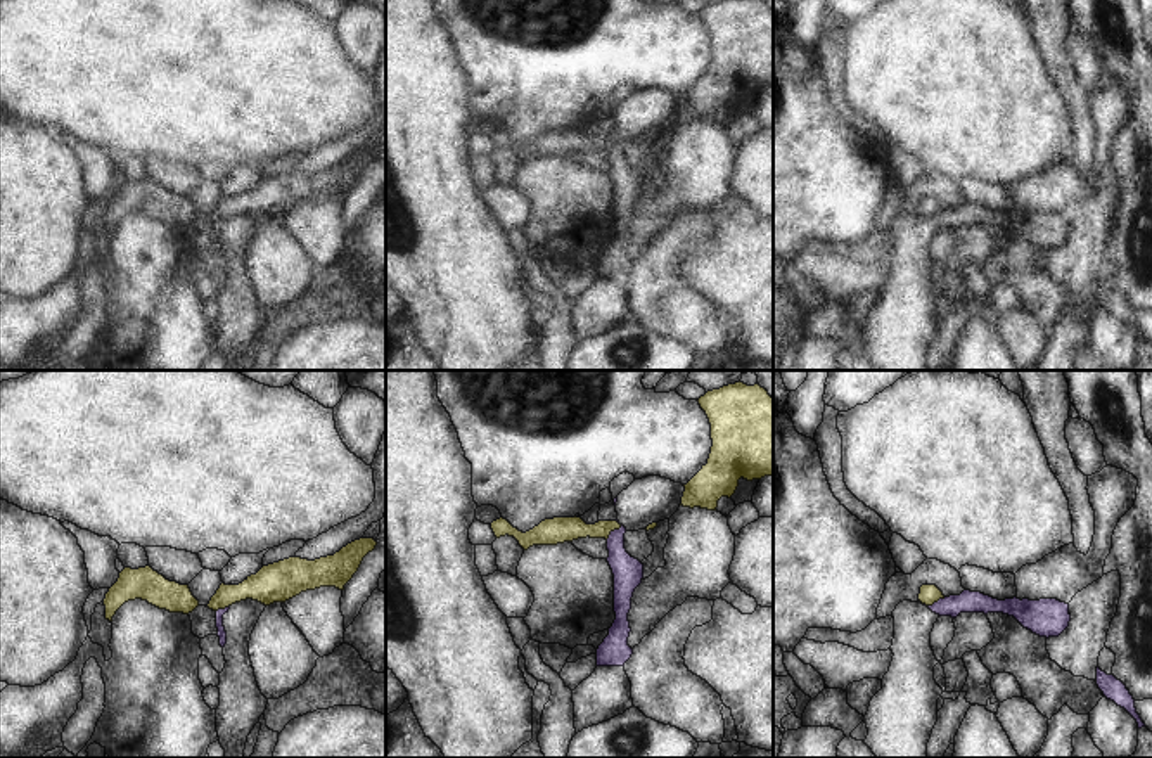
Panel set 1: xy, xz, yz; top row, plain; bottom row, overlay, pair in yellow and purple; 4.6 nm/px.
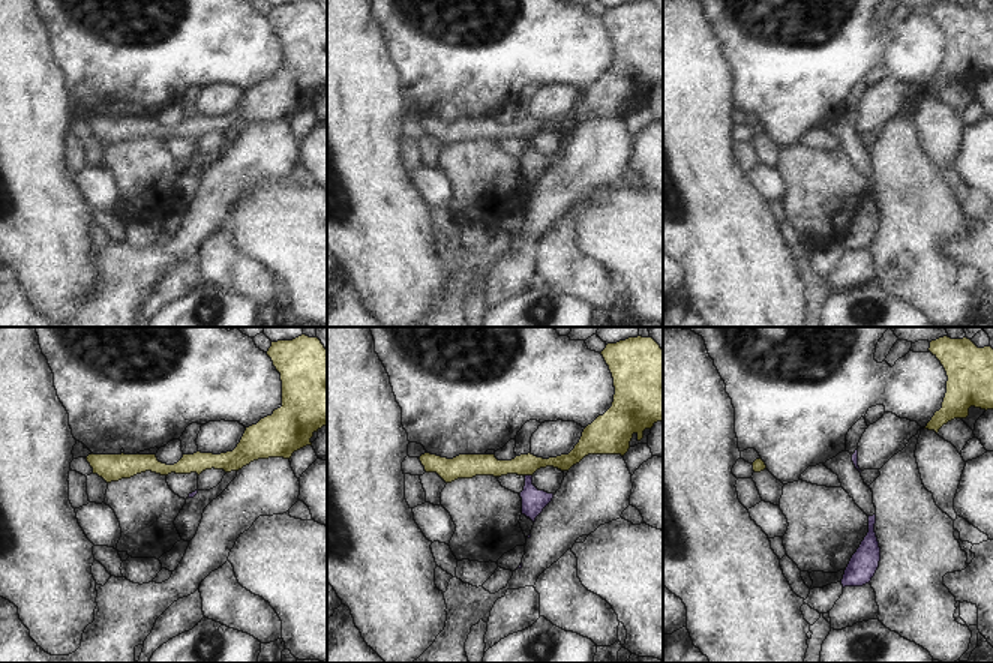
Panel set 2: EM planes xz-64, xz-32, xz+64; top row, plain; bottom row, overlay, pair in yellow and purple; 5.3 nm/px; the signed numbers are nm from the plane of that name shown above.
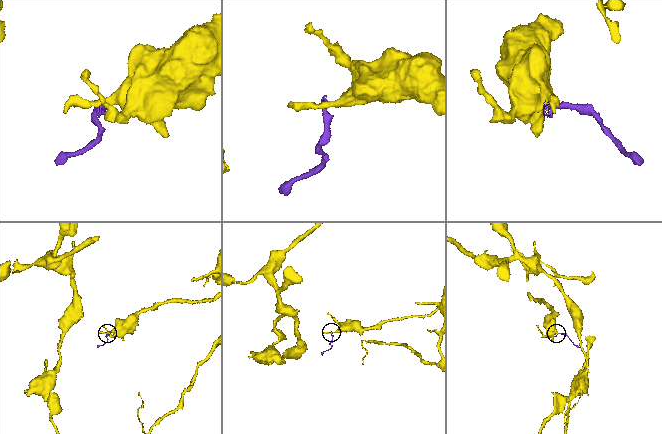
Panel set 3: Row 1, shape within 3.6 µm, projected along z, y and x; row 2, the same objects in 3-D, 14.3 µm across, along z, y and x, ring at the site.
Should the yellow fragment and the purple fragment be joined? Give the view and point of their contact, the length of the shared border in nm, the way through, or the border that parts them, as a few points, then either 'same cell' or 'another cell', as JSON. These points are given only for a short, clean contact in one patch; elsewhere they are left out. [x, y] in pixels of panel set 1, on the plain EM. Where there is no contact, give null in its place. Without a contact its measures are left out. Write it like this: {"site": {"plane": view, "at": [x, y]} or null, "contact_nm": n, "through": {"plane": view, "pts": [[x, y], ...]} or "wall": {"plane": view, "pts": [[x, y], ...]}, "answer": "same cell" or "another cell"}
{"site": {"plane": "xz", "at": [616, 141]}, "contact_nm": 110, "wall": {"plane": "xz", "pts": [[616, 132], [620, 139], [606, 151]]}, "answer": "another cell"}

